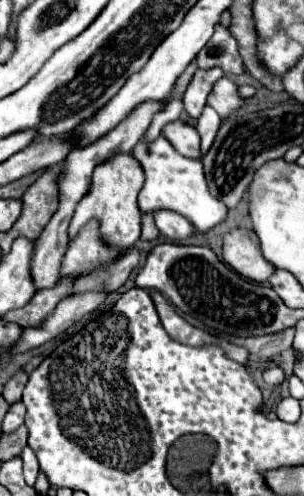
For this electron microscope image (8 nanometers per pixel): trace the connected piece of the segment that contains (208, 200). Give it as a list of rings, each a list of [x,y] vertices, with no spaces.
[[[158,136],[152,144],[144,144],[144,140],[140,140],[134,146],[132,154],[142,164],[146,174],[146,184],[138,194],[138,206],[142,212],[154,212],[158,208],[176,210],[182,216],[186,216],[200,232],[214,228],[218,222],[226,218],[228,208],[220,200],[210,196],[200,160],[192,160],[178,154],[164,136]]]

